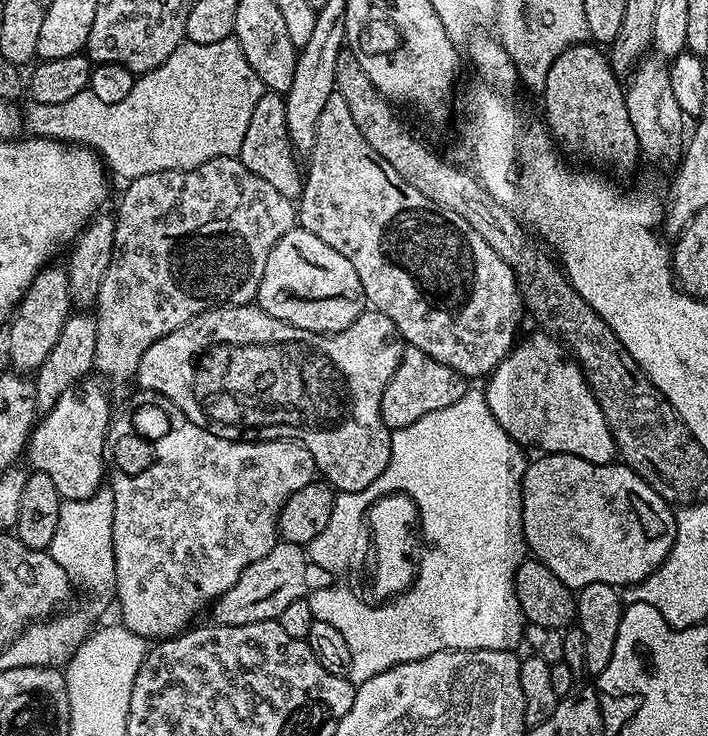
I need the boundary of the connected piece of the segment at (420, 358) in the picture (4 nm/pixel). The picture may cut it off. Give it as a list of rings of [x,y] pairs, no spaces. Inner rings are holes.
[[[405,347],[398,370],[394,370],[390,382],[386,382],[386,390],[382,390],[382,422],[390,430],[410,426],[410,422],[418,422],[418,418],[426,418],[426,414],[434,414],[434,410],[454,406],[468,387],[469,381],[458,374],[458,370],[430,358],[430,354],[422,350]]]

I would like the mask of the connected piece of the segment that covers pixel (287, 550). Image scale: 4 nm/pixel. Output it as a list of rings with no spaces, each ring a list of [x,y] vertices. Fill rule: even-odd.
[[[278,542],[270,554],[258,558],[258,562],[250,562],[250,566],[242,570],[238,582],[214,601],[210,608],[211,619],[226,626],[279,620],[282,610],[286,610],[290,602],[303,600],[319,588],[328,588],[332,582],[332,575],[314,563],[301,545]]]

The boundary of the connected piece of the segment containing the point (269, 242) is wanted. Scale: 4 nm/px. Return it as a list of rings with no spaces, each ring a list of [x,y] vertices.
[[[219,156],[190,170],[162,170],[154,174],[142,174],[142,178],[131,181],[125,188],[128,189],[120,200],[120,209],[114,212],[114,254],[110,258],[106,278],[102,278],[102,290],[98,290],[98,298],[94,305],[98,330],[98,346],[94,346],[95,371],[101,372],[106,379],[113,380],[116,384],[124,384],[135,377],[138,362],[142,362],[142,354],[146,354],[146,350],[150,350],[150,346],[154,346],[158,338],[166,338],[166,334],[178,330],[178,326],[190,322],[198,314],[217,306],[251,305],[262,282],[262,270],[266,270],[266,258],[270,258],[270,250],[274,250],[278,238],[282,238],[282,234],[292,229],[298,220],[297,205],[278,194],[278,190],[274,190],[270,182],[258,178],[258,174],[250,174],[250,170],[246,170],[246,166],[242,166],[242,162],[236,156]]]

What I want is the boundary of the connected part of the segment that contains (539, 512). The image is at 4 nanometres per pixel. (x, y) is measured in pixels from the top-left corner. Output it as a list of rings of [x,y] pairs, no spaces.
[[[549,452],[537,455],[537,460],[533,459],[527,470],[524,471],[524,481],[522,482],[522,526],[524,527],[524,543],[527,551],[535,559],[544,563],[546,567],[554,572],[562,580],[566,587],[571,590],[579,590],[590,586],[590,582],[606,582],[617,586],[631,586],[641,584],[644,579],[658,566],[664,564],[664,559],[670,554],[670,550],[676,541],[676,512],[673,505],[667,500],[663,500],[653,488],[642,479],[634,470],[630,470],[623,462],[613,462],[610,464],[595,464],[586,462],[586,458],[578,458],[570,454],[561,452]]]

